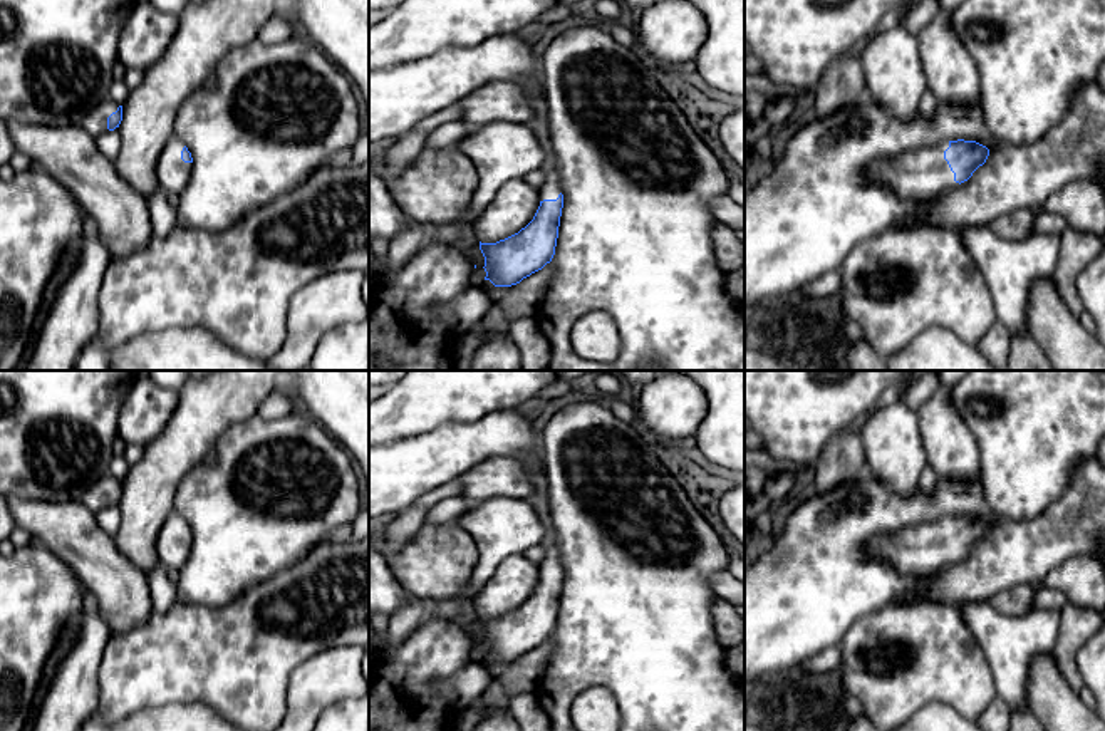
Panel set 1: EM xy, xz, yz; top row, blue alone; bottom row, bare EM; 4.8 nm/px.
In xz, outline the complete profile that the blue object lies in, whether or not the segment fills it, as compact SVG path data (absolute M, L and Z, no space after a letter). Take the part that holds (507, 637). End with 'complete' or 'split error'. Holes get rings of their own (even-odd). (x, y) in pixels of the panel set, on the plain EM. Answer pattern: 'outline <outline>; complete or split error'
outline M508 409L480 421L443 423L423 434L369 446L369 525L399 515L424 493L501 456L523 458L533 468L535 493L530 501L545 526L545 558L538 563L540 582L533 595L505 615L480 617L485 656L495 662L511 662L552 637L563 583L533 417Z; split error

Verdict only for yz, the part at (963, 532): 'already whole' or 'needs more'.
needs more

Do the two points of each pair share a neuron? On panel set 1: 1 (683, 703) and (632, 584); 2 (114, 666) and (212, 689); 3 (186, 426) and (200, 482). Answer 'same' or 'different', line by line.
1: same
2: same
3: different

